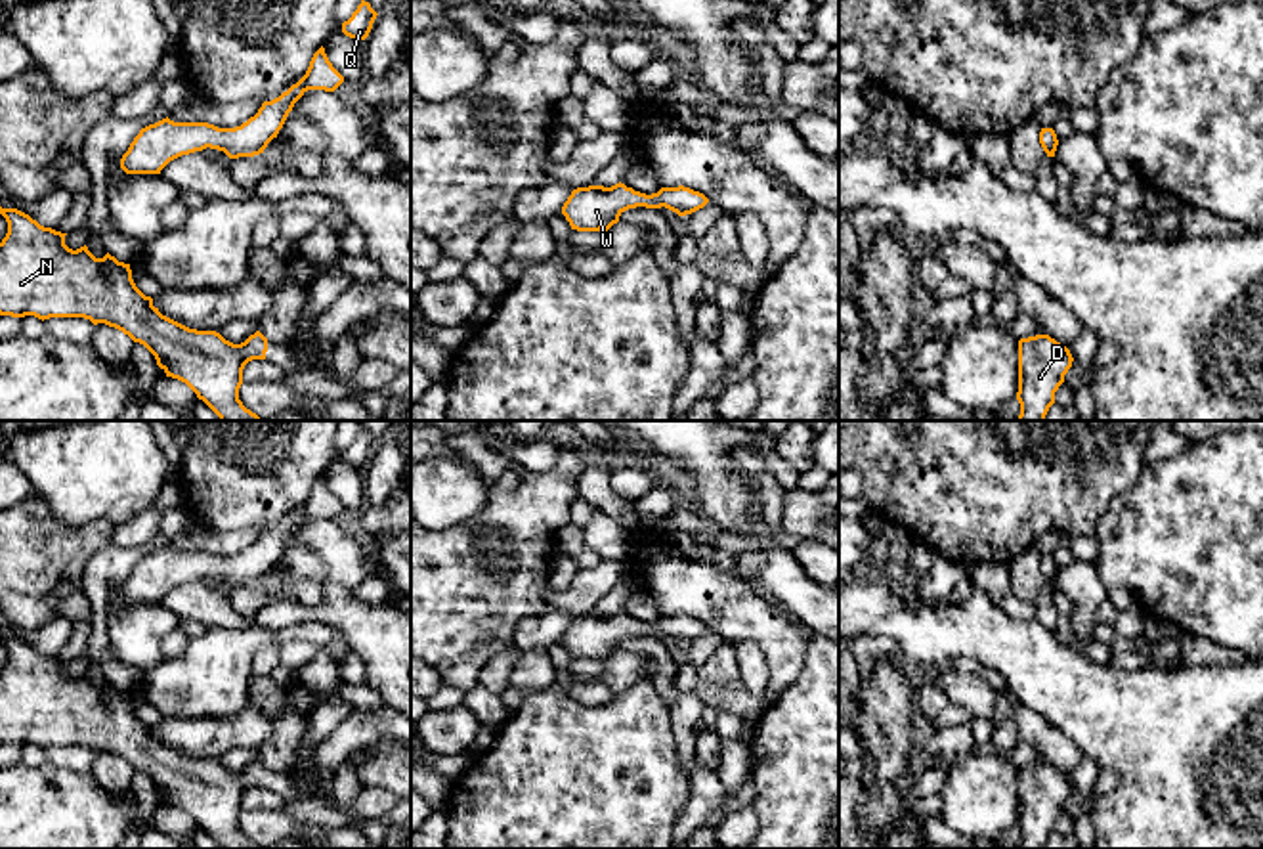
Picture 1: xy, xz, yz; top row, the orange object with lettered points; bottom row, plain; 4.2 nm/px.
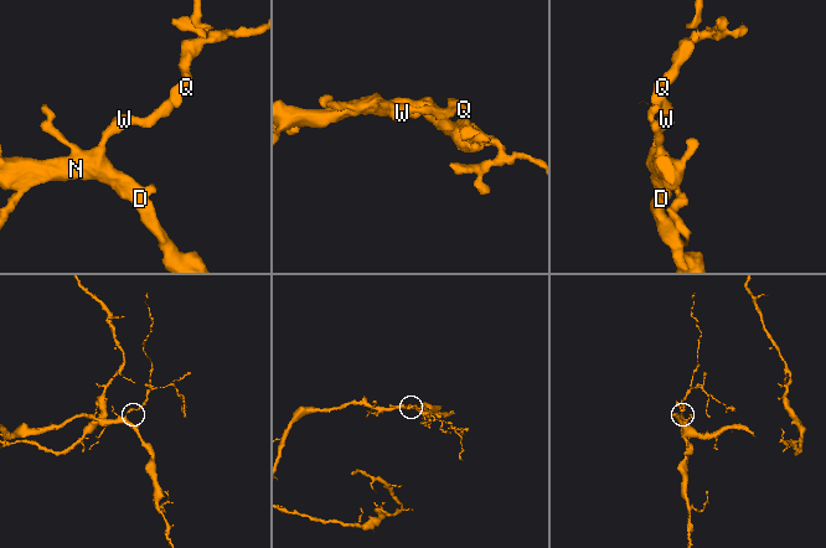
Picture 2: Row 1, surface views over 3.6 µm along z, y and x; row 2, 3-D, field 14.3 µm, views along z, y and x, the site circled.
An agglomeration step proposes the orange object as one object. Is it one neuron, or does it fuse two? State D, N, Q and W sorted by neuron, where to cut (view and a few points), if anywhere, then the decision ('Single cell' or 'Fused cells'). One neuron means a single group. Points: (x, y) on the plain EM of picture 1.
Groups: D N Q W. No split. Single cell

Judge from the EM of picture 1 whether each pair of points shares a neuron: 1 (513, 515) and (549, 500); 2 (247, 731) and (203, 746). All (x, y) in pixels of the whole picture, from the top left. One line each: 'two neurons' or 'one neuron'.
1: one neuron
2: one neuron

